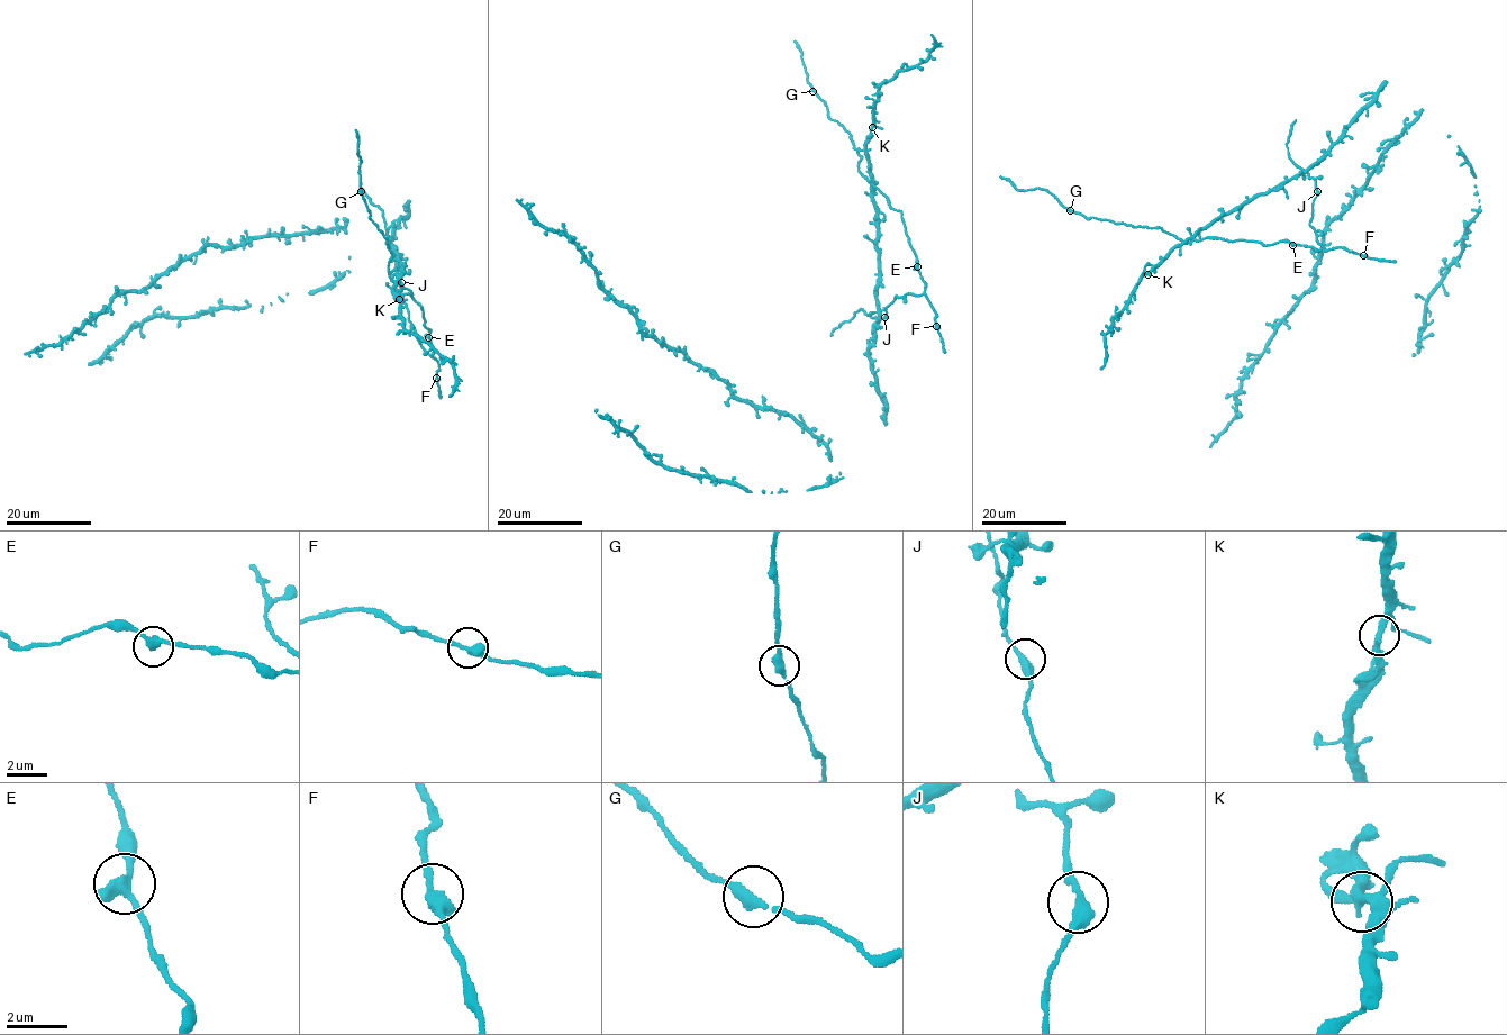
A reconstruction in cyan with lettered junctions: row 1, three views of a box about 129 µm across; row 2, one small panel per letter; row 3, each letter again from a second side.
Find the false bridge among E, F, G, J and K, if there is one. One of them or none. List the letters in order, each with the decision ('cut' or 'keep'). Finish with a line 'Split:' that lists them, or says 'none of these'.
E: keep
F: keep
G: keep
J: keep
K: keep
Split: none of these

